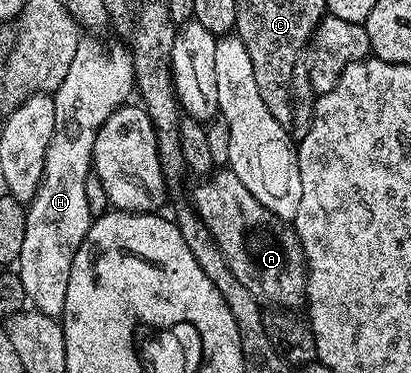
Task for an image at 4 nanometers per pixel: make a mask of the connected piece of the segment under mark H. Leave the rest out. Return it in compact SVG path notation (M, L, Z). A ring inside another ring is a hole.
M80 37L73 64L69 64L69 73L53 91L53 140L49 140L49 148L45 154L43 179L27 206L25 244L21 244L17 263L19 282L23 285L26 301L50 318L58 319L62 315L65 308L65 292L69 292L69 272L73 268L73 256L77 256L77 248L81 248L93 221L85 197L85 182L86 177L93 172L91 161L97 132L106 122L111 121L111 113L124 105L130 99L127 98L130 94L132 97L135 93L135 73L130 49L123 45L111 46L107 50L95 38Z

